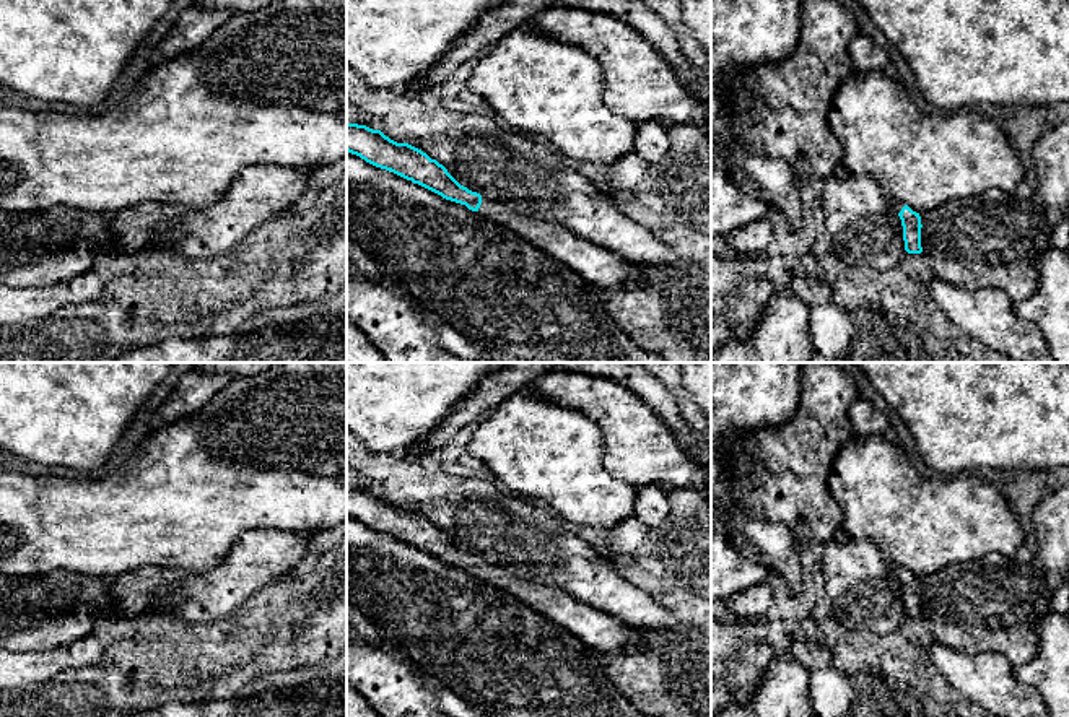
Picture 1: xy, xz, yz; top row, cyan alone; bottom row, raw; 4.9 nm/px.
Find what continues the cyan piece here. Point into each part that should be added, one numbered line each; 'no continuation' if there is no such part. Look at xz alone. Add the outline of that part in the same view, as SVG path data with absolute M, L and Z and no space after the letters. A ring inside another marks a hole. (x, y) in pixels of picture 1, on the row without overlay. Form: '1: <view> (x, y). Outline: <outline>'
1: xz (601, 631). Outline: M482 561L478 577L504 589L537 613L573 632L599 655L631 645L635 632L615 616L574 598L556 585L537 584L511 574L506 567Z

